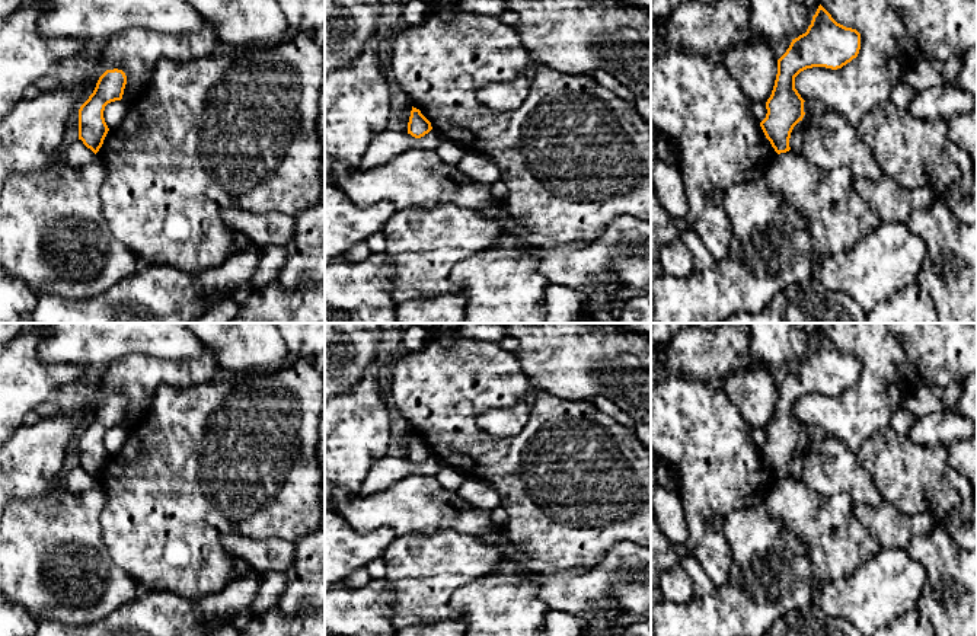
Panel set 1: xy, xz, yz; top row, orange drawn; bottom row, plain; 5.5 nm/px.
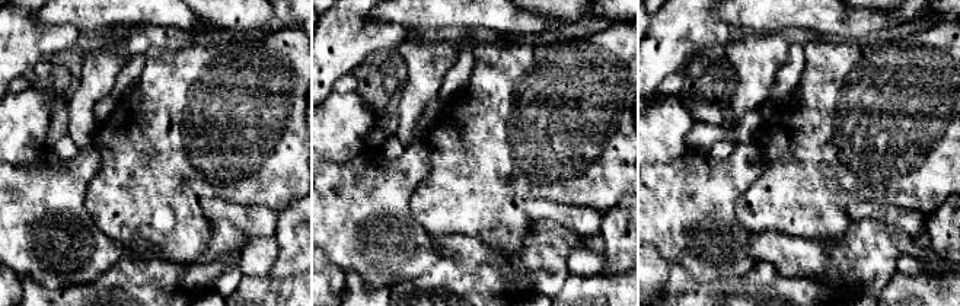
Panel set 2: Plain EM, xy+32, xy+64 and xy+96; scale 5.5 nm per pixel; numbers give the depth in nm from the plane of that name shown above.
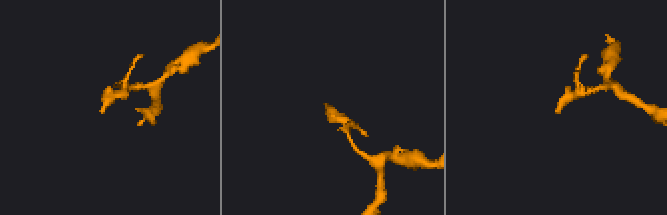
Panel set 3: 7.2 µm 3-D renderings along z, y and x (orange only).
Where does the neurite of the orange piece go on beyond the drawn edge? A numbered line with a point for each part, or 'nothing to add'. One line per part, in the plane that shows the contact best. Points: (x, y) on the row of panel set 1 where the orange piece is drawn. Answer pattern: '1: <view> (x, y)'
nothing to add

